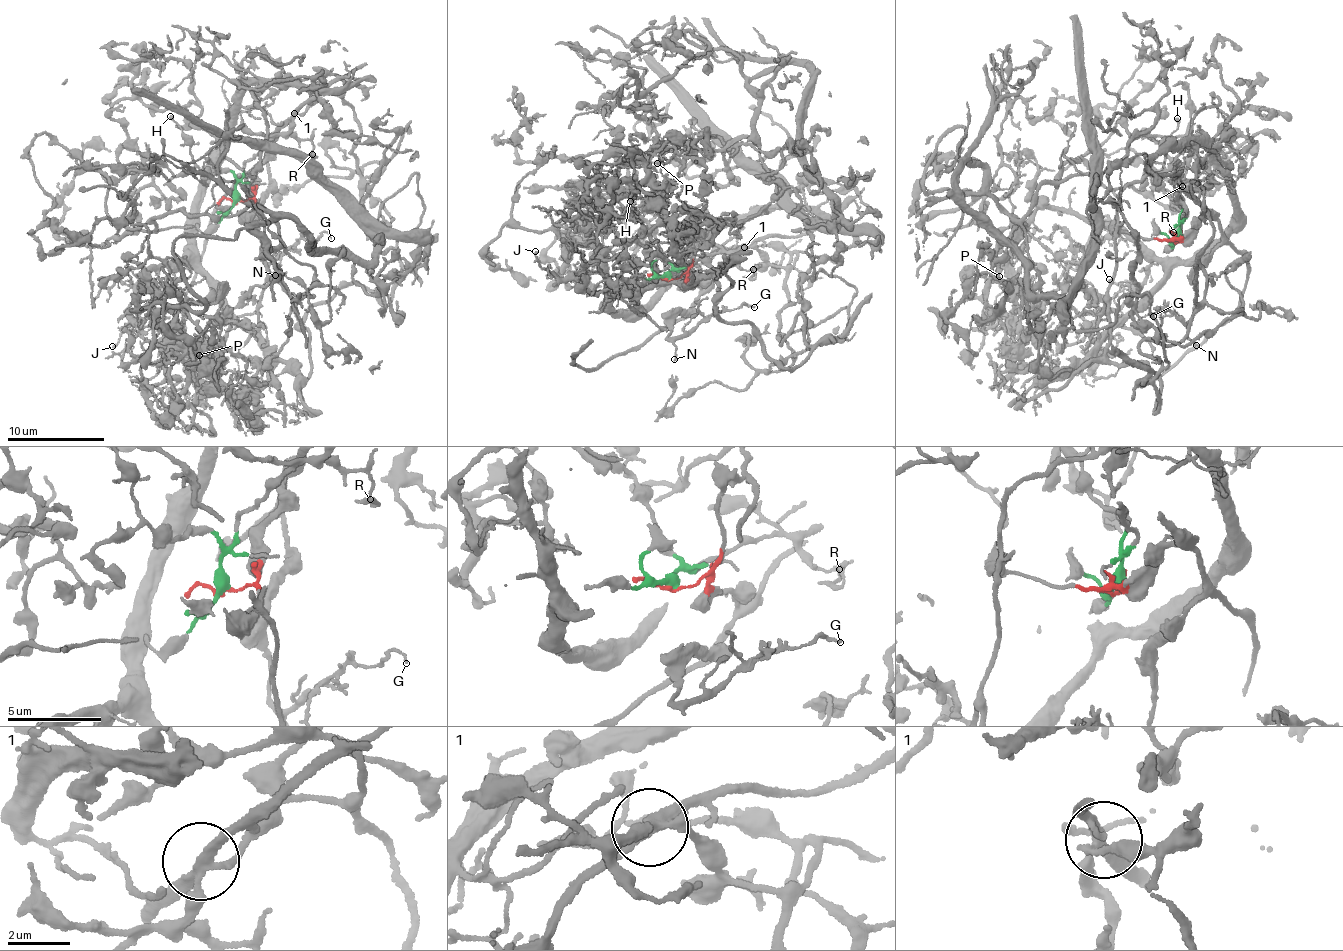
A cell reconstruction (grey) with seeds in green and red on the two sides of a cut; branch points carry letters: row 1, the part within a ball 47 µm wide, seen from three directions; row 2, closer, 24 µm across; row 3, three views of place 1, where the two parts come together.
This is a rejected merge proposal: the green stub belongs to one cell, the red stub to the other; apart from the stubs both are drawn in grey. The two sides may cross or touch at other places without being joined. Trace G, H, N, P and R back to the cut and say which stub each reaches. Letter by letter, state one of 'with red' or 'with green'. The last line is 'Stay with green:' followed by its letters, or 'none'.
G: with red
H: with green
N: with red
P: with green
R: with green
Stay with green: H, P, R

